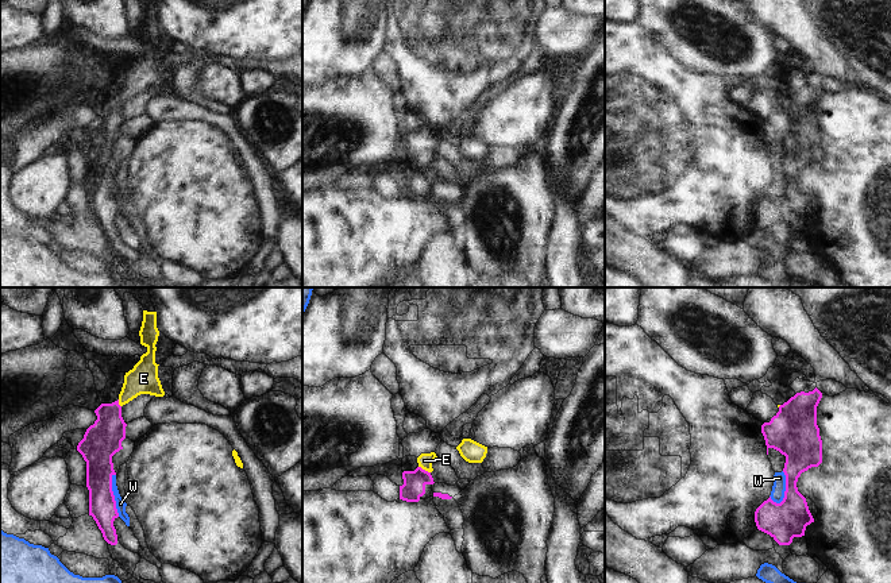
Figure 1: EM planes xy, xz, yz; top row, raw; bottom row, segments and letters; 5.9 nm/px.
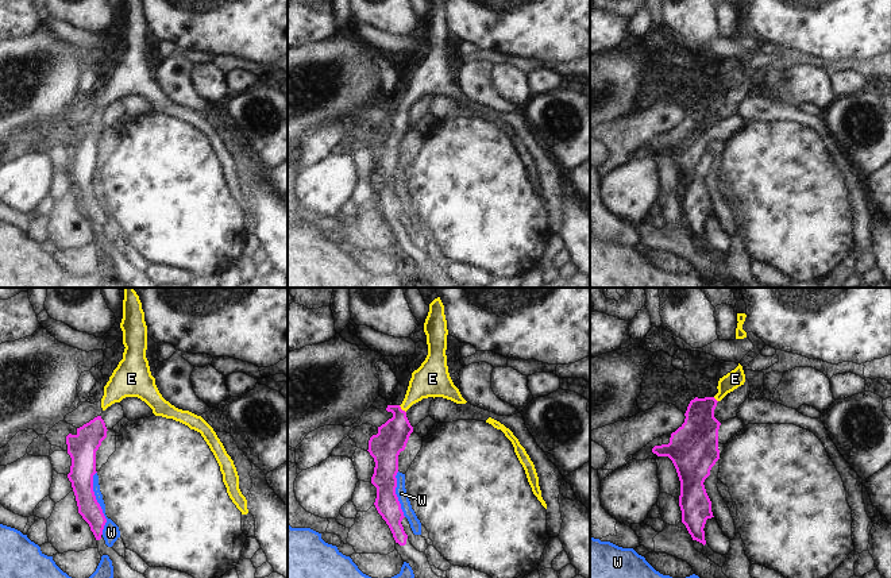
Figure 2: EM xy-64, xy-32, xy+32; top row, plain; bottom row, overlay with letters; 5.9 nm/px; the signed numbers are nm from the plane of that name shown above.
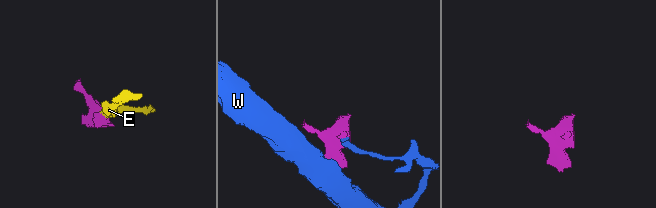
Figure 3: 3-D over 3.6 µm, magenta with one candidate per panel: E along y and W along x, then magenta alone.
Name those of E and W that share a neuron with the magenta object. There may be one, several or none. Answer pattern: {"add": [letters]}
{"add": ["E"]}

